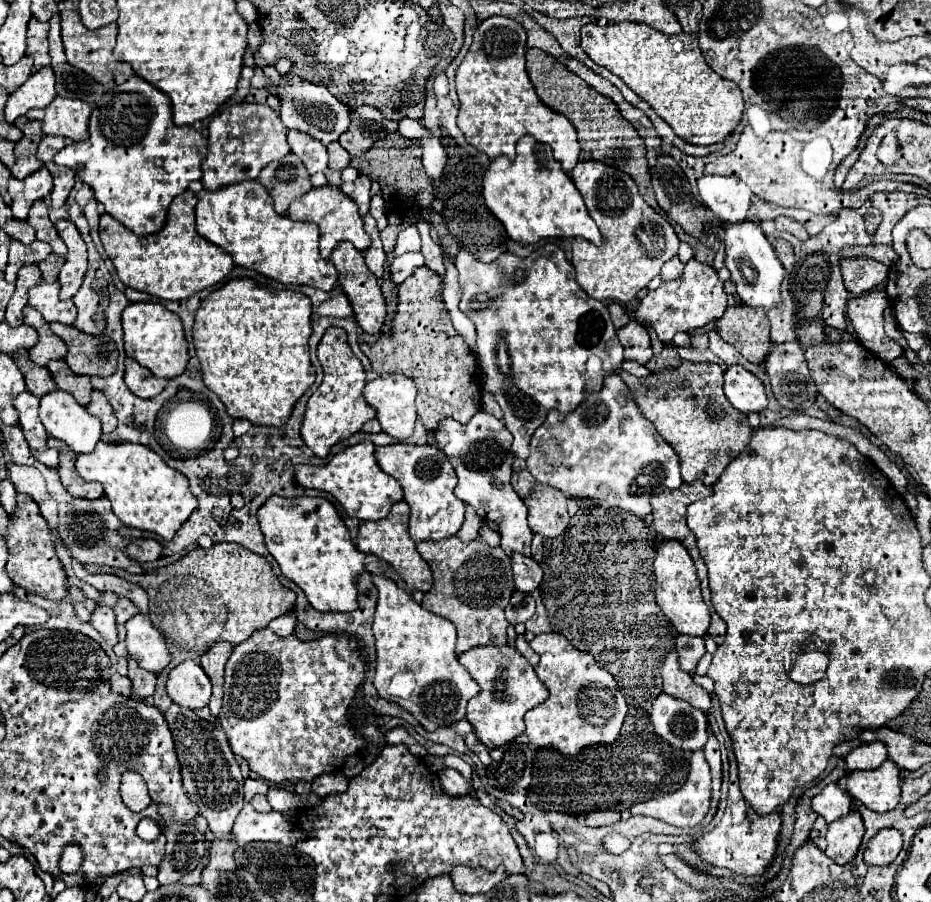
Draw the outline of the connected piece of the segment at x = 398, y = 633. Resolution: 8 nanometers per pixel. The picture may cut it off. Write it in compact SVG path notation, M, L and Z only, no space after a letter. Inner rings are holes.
M374 576L372 578L378 590L378 604L374 614L374 640L376 640L376 674L374 686L378 696L400 704L408 710L428 732L434 732L440 726L450 726L466 716L466 704L472 696L480 692L476 680L458 664L458 656L454 652L456 644L456 628L450 620L440 618L428 610L424 610L412 596L400 590L390 578ZM410 670L416 674L416 688L410 698L390 696L386 692L388 680L396 672Z

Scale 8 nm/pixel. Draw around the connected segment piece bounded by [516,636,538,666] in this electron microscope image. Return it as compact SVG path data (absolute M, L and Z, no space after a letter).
M518 636L518 638L516 638L516 650L518 650L532 666L538 664L538 654L528 646L528 642L524 640L524 636Z

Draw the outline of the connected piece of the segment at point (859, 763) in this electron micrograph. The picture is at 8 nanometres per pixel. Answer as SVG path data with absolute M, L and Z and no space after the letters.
M862 744L848 752L846 766L848 770L874 770L880 768L880 764L888 758L888 752L884 744Z

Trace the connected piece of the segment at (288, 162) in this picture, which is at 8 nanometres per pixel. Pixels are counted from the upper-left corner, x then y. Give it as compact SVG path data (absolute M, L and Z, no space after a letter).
M290 152L282 160L270 162L258 176L260 184L272 194L278 214L286 214L288 204L312 190L310 174L304 164Z

